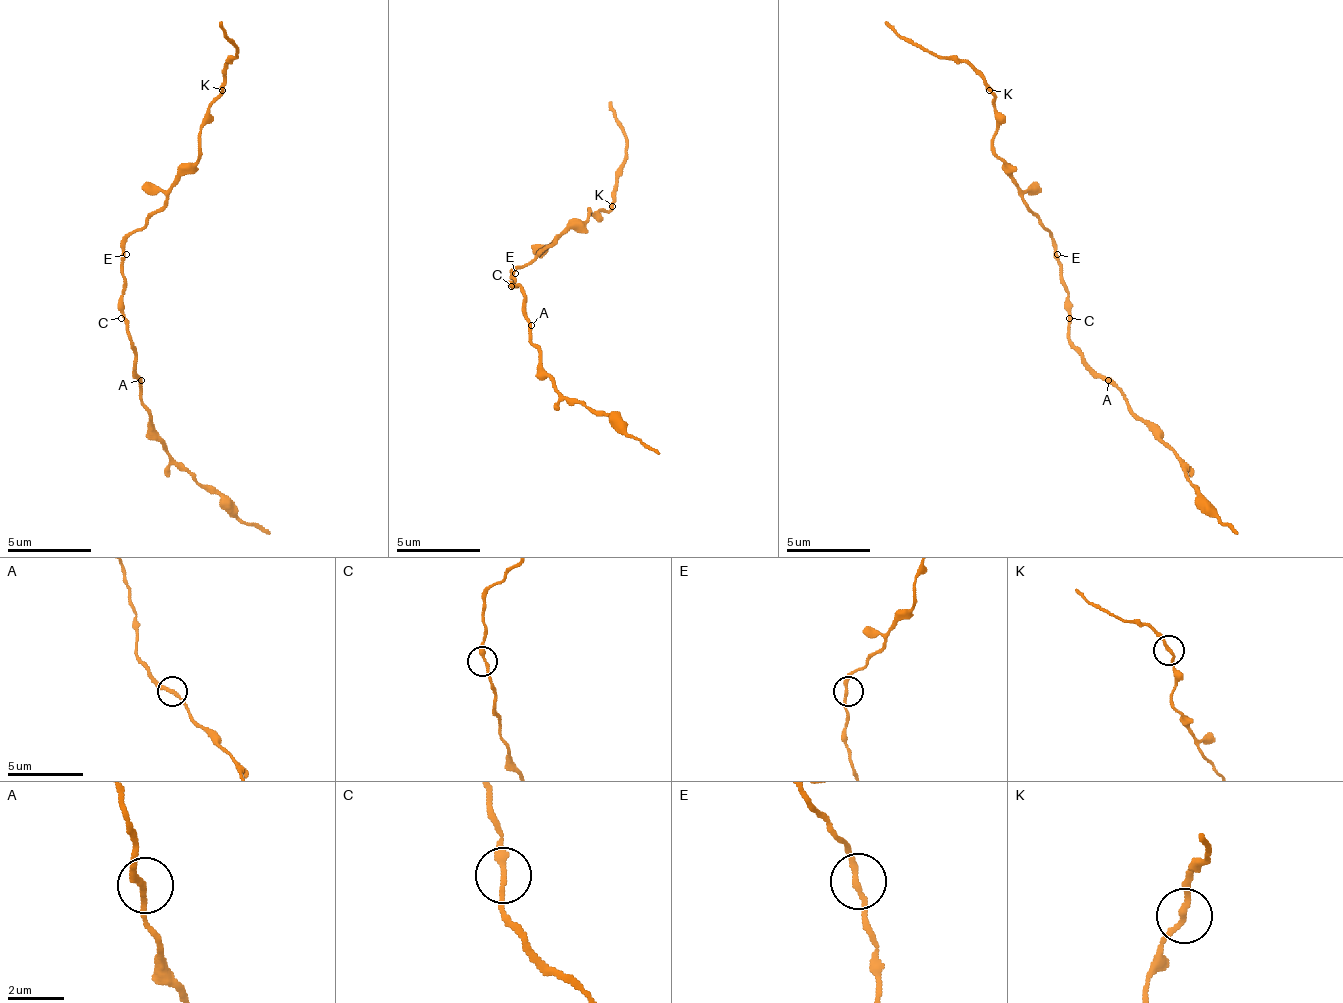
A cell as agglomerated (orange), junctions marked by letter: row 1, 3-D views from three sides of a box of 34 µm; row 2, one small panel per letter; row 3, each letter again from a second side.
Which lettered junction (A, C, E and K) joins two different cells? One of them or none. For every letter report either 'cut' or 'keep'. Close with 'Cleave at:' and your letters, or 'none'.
A: cut
C: keep
E: keep
K: keep
Cleave at: A

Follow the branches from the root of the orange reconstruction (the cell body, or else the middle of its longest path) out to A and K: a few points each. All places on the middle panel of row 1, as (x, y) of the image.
A: (511, 278), (515, 282), (511, 286), (519, 286), (523, 294), (523, 315), (532, 324)
K: (511, 278), (515, 269), (523, 269), (557, 235), (578, 227), (587, 219), (587, 210), (591, 214), (612, 206)

